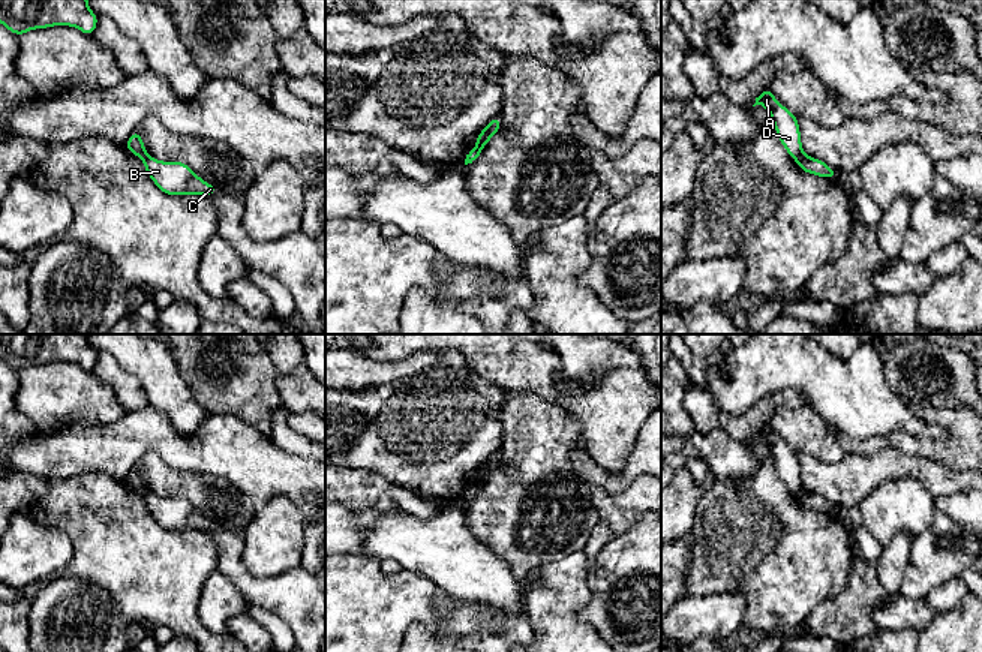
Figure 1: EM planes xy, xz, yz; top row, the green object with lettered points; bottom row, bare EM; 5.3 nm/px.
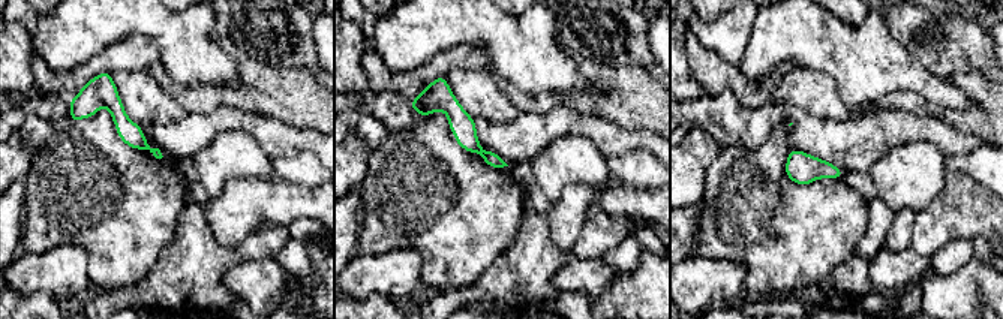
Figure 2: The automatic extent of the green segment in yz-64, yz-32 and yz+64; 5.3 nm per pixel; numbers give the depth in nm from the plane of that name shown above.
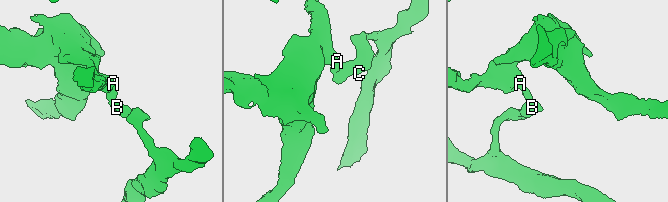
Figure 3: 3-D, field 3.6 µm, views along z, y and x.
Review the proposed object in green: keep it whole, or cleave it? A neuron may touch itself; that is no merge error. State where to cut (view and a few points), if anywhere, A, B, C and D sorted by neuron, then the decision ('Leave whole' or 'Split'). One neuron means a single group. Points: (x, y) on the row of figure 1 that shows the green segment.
Split along yz (804, 155), (796, 159). Groups: A D / B C. Split

